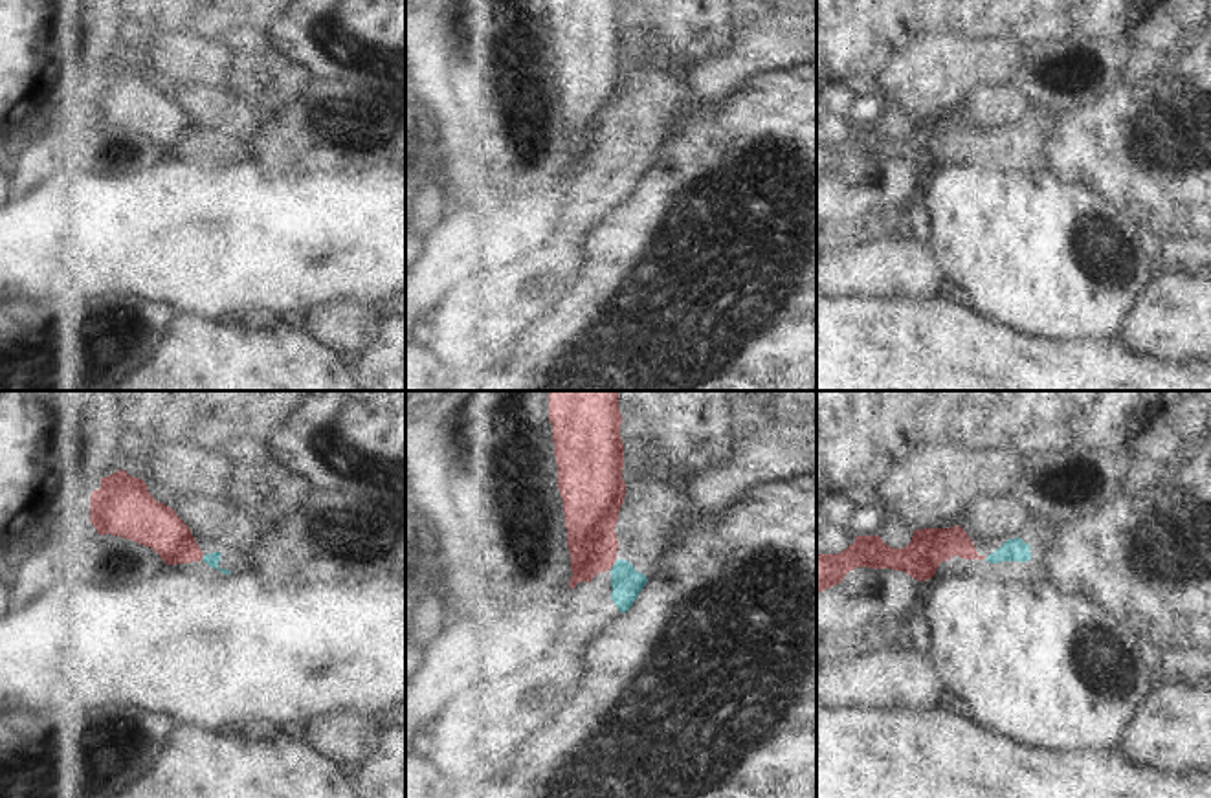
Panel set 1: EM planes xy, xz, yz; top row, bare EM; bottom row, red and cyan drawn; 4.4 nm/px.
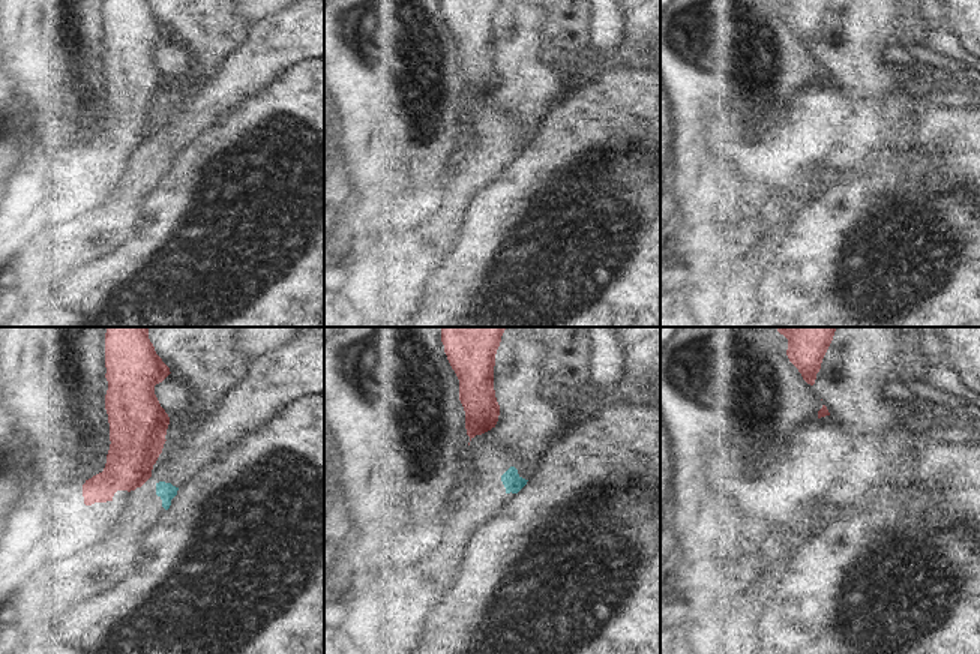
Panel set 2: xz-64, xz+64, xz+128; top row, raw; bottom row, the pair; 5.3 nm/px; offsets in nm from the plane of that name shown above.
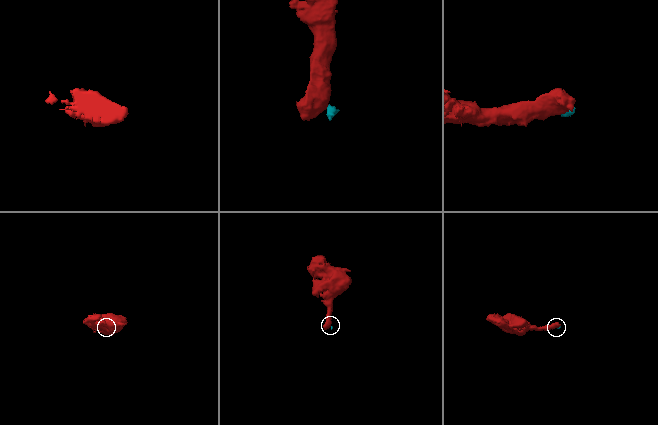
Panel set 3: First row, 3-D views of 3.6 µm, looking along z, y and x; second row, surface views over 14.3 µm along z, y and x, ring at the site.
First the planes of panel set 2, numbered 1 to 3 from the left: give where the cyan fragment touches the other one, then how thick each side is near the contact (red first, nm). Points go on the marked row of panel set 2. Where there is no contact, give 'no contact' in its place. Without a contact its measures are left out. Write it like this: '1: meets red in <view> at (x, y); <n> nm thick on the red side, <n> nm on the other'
1: no contact
2: no contact
3: no contact

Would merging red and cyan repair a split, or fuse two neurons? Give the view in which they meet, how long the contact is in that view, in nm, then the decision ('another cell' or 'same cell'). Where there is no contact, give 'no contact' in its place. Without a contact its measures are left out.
contact in xz; length 70 nm; another cell

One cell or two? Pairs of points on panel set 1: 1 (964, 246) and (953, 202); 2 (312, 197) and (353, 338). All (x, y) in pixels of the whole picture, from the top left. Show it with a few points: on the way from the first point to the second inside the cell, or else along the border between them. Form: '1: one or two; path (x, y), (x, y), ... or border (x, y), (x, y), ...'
1: one; path (964, 235), (964, 213)
2: two; border (384, 307), (336, 299), (309, 314)

